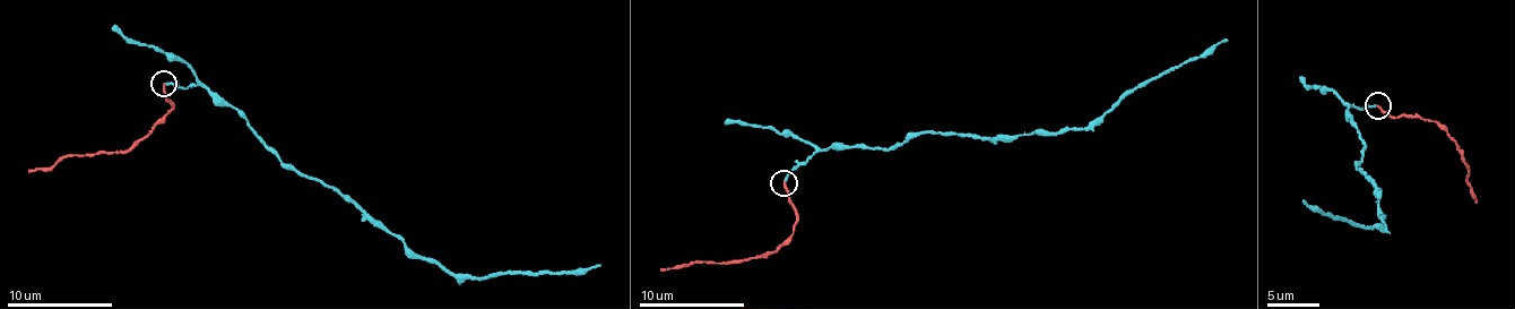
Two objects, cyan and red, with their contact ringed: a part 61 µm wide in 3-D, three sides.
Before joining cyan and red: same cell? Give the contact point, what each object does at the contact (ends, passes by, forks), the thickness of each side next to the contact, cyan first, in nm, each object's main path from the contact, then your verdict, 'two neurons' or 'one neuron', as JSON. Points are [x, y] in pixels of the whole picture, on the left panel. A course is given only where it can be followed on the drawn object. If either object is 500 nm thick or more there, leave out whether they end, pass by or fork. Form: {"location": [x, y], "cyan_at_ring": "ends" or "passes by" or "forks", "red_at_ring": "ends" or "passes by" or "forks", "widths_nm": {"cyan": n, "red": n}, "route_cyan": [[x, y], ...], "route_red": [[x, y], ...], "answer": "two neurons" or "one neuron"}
{"location": [164, 84], "cyan_at_ring": "ends", "red_at_ring": "ends", "widths_nm": {"cyan": 160, "red": 180}, "route_cyan": [[163, 84], [207, 87], [241, 113], [285, 164], [356, 200], [410, 251], [452, 273], [483, 279], [600, 264]], "route_red": [[163, 84], [166, 101], [173, 108], [147, 136], [126, 151], [67, 154], [48, 169], [29, 171]], "answer": "one neuron"}

